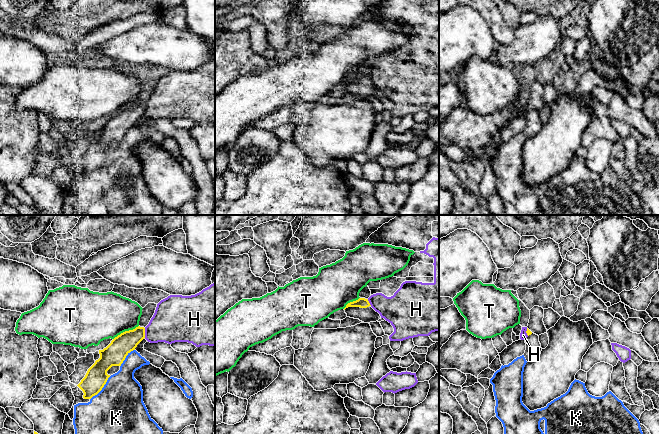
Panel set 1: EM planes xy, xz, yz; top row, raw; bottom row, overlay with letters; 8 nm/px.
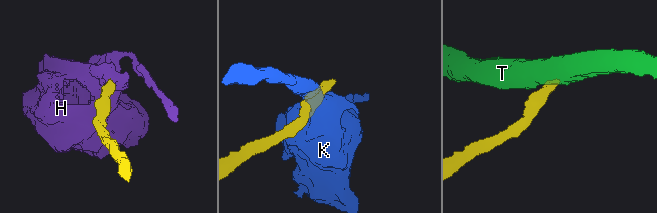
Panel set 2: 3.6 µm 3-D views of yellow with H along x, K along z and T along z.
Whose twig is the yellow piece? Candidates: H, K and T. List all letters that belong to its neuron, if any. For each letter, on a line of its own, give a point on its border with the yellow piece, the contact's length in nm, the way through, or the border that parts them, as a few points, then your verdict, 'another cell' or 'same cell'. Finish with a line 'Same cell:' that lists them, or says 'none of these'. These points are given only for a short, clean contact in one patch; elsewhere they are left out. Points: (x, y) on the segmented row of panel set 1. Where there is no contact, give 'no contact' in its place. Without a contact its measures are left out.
H: meets yellow in xy at (144, 333); contact 80 nm long; border along xy (144, 328), (145, 337); another cell
K: meets yellow in xy at (102, 387); contact 260 nm long; another cell
T: meets yellow in xy at (125, 331); contact 240 nm long; border along xy (138, 325), (121, 332), (113, 339); another cell
Same cell: none of these

